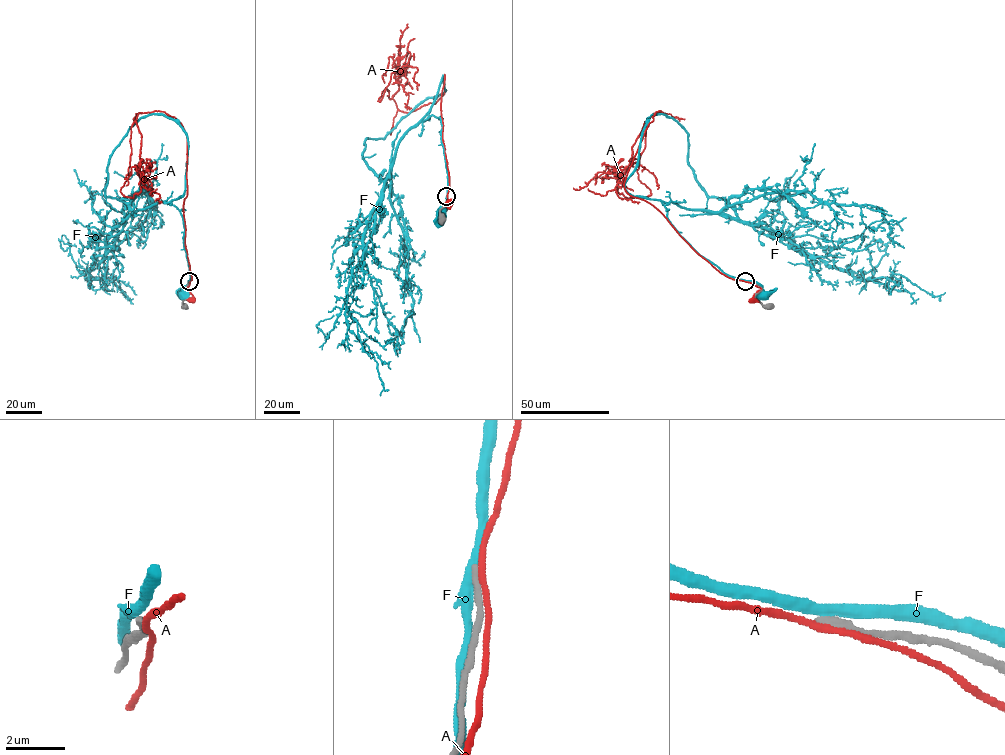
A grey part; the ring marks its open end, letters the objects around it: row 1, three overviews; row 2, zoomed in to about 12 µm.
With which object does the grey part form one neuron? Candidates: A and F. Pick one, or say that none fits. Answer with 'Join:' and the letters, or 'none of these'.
Join: none of these

